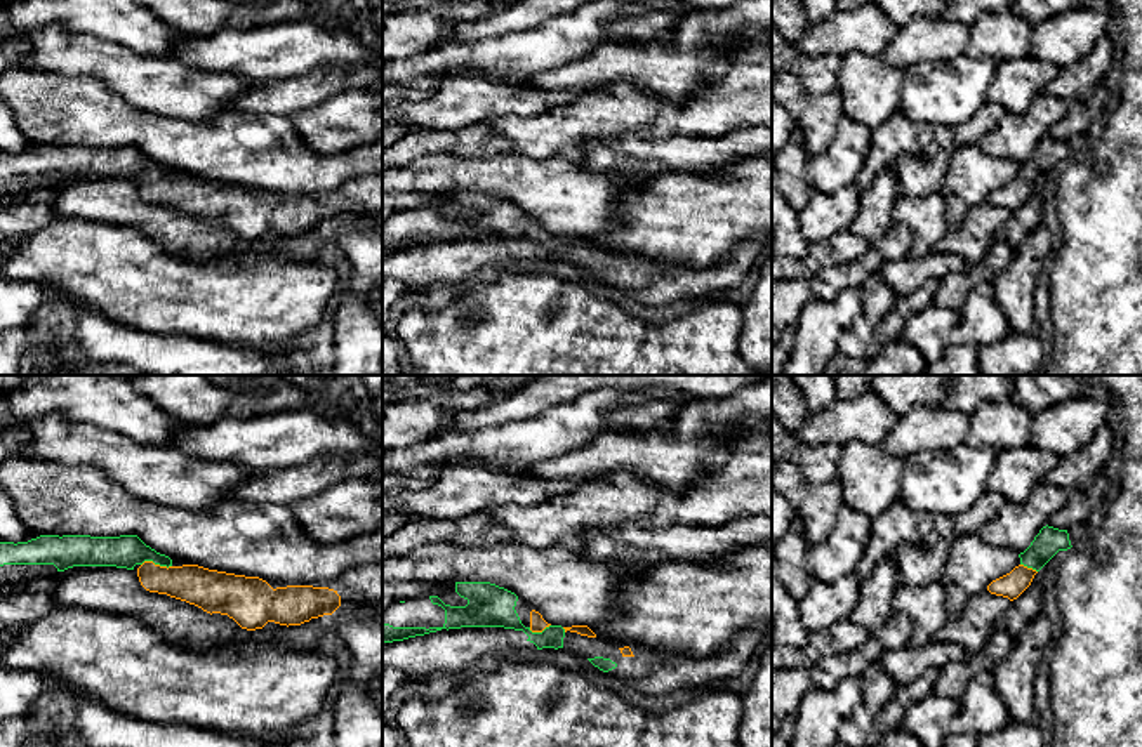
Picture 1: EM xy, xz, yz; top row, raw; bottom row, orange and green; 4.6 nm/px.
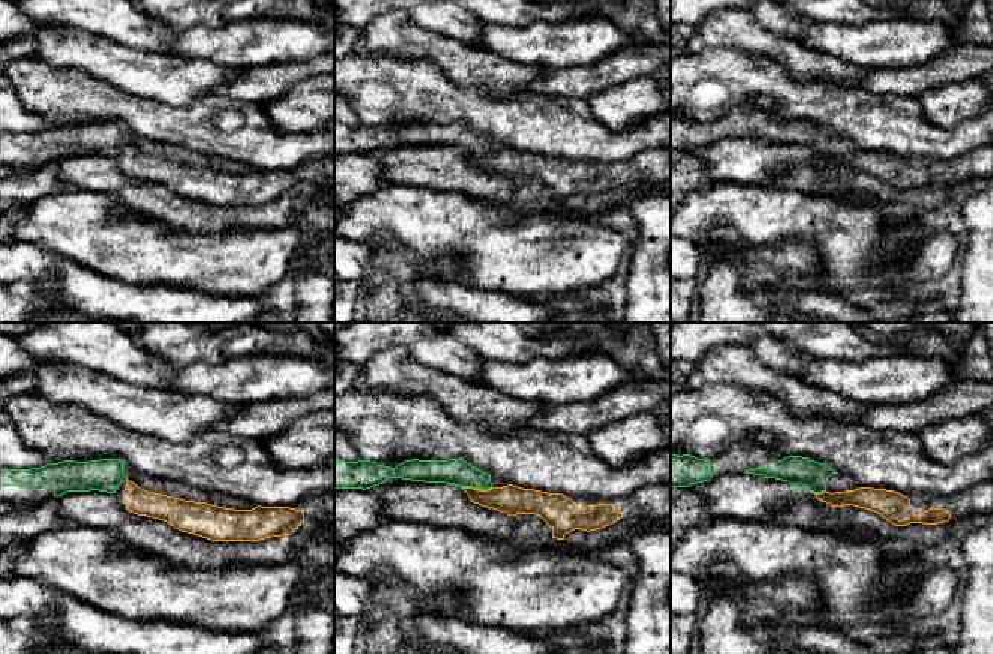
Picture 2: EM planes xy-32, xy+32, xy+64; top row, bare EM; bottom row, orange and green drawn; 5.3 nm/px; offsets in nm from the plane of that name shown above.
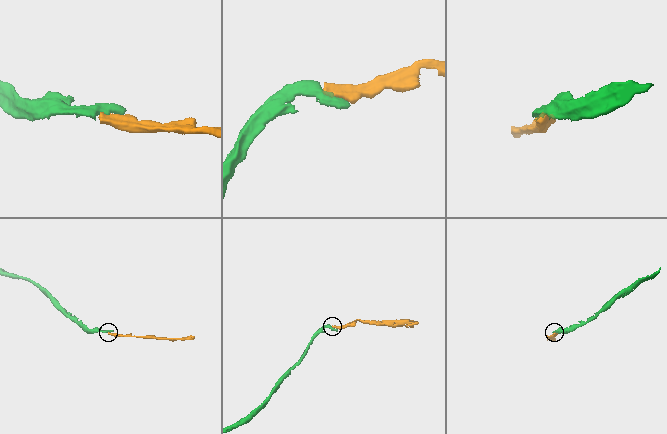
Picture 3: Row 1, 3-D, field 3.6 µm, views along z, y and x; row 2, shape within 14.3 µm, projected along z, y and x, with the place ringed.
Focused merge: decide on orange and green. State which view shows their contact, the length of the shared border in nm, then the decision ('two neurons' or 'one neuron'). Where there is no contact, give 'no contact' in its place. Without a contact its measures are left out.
xy | 140 nm | one neuron

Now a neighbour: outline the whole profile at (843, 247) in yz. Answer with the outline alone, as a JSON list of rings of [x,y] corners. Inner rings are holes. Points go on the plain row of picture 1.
[[[843,229],[827,240],[808,243],[808,261],[813,268],[840,266],[860,257],[869,247],[867,240]]]

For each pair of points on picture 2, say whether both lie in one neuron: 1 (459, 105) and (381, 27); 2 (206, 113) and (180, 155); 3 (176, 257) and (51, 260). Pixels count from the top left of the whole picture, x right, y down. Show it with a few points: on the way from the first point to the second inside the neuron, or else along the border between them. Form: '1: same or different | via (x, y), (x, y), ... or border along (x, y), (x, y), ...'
1: different | border along (380, 53), (431, 60), (446, 77)
2: different | border along (149, 140), (179, 144), (218, 158)
3: different | border along (41, 246), (74, 258), (105, 276)

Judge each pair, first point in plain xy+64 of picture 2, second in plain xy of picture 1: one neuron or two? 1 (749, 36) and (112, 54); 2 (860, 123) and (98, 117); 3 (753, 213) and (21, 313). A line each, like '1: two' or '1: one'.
1: one
2: one
3: two

